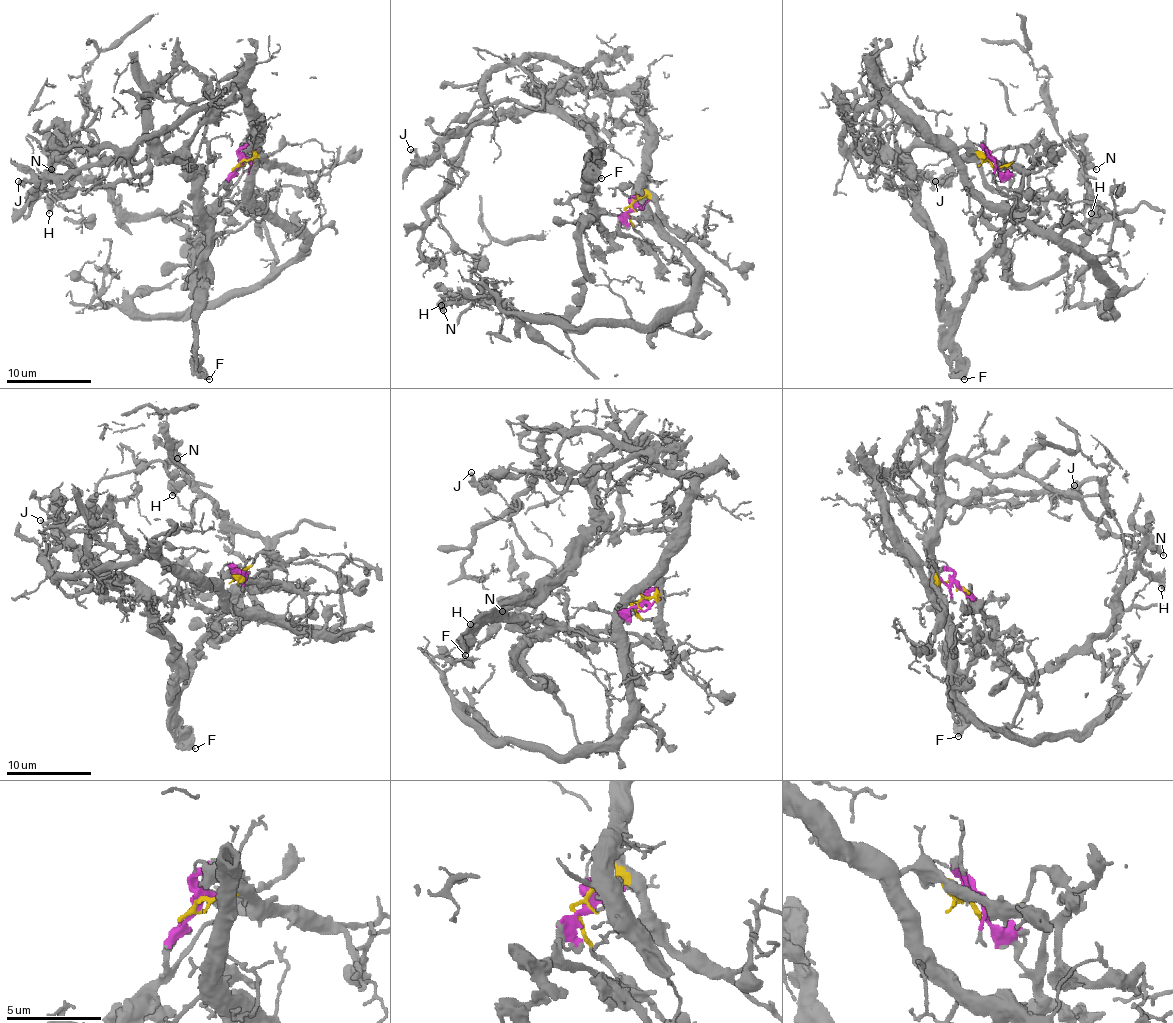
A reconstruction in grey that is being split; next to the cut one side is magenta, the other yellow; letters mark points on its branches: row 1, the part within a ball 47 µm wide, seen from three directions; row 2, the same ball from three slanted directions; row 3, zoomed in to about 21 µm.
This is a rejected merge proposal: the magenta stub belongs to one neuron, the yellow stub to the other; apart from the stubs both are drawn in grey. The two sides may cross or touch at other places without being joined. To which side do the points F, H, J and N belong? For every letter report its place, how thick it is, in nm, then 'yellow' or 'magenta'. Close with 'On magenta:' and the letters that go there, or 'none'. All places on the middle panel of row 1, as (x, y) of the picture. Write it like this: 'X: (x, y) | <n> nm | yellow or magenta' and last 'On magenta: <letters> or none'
F: (601, 178) | 500 nm | magenta
H: (441, 305) | 360 nm | magenta
J: (410, 149) | 240 nm | magenta
N: (443, 310) | 320 nm | magenta
On magenta: F, H, J, N

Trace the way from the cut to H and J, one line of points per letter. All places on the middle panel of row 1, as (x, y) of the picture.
H: (631, 206), (612, 234), (586, 219), (580, 259), (590, 274), (558, 317), (473, 298), (441, 304)
J: (631, 206), (607, 232), (590, 198), (599, 142), (554, 113), (495, 113), (456, 130), (429, 155), (409, 149)

